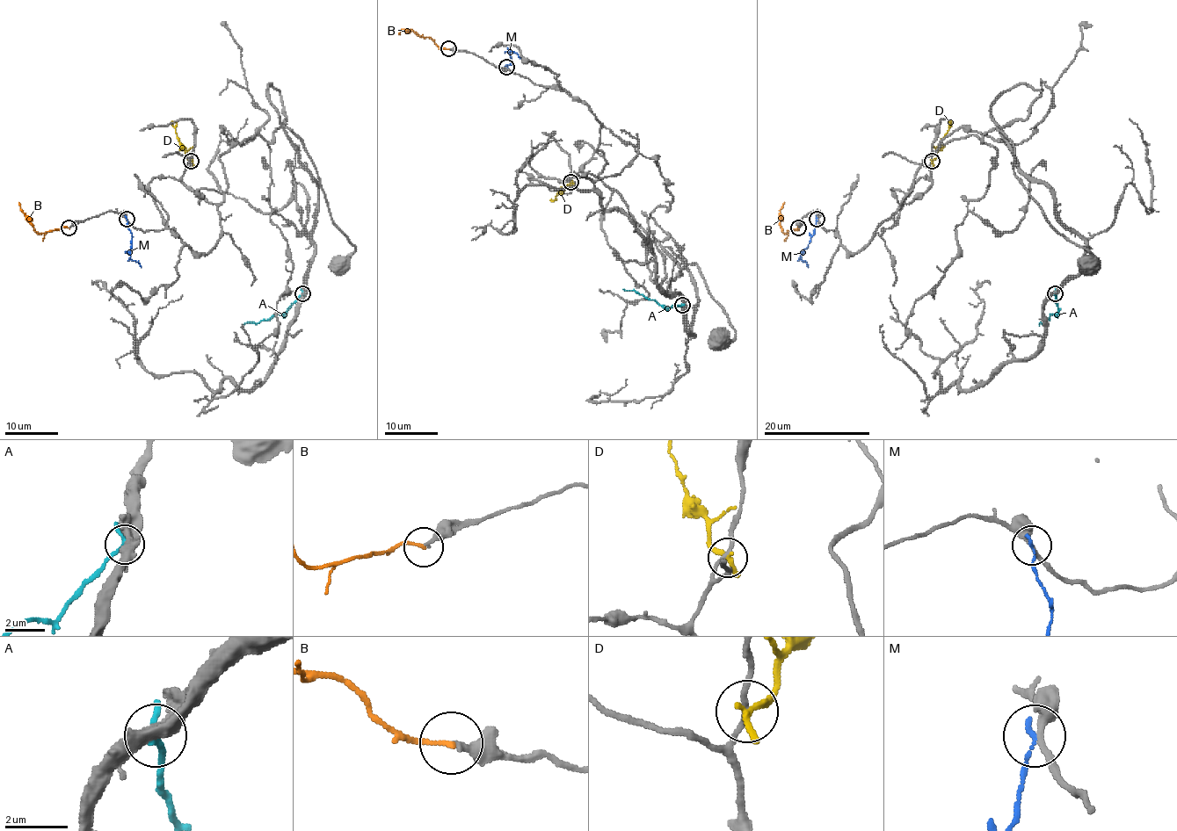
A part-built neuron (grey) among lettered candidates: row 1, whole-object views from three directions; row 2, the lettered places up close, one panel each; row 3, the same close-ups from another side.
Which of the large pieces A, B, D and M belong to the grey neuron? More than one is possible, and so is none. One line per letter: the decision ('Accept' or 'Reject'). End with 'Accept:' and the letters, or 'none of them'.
A: Reject
B: Accept
D: Reject
M: Reject
Accept: B

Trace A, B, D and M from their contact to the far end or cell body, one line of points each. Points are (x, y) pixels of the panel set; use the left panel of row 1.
A: (303, 293), (284, 312), (243, 326)
B: (69, 227), (37, 233), (18, 202)
D: (192, 161), (186, 157), (186, 150), (171, 121)
M: (127, 220), (132, 235), (130, 257), (138, 262), (141, 267)

